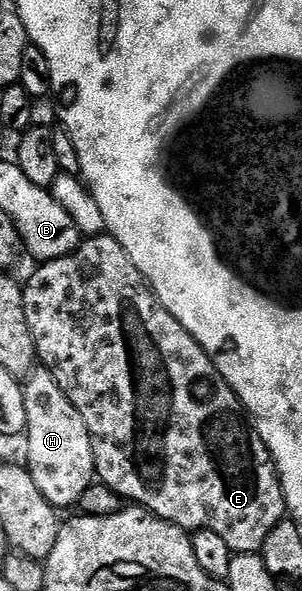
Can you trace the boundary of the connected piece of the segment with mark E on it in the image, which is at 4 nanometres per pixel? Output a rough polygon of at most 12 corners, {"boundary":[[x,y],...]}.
{"boundary":[[88,236],[23,283],[96,478],[260,554],[267,444],[208,353]]}

